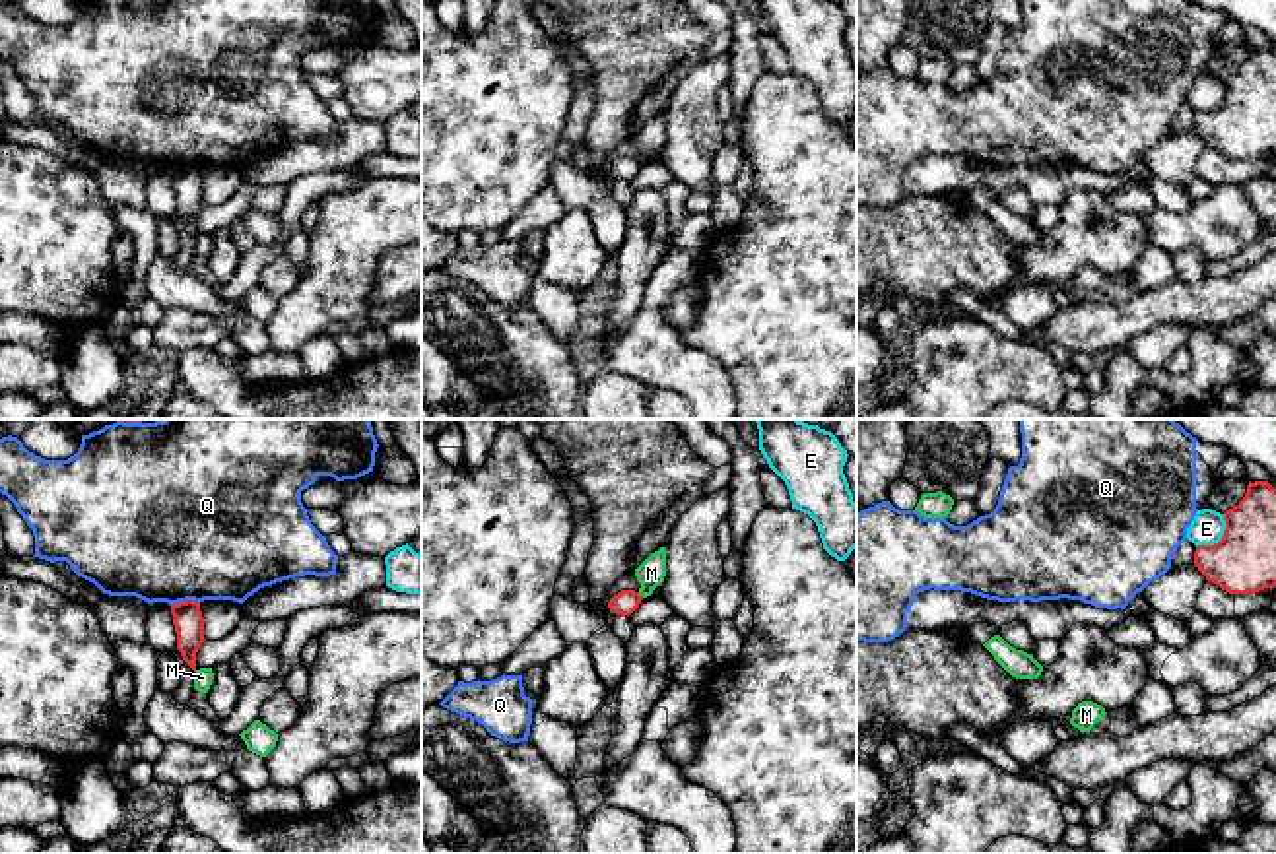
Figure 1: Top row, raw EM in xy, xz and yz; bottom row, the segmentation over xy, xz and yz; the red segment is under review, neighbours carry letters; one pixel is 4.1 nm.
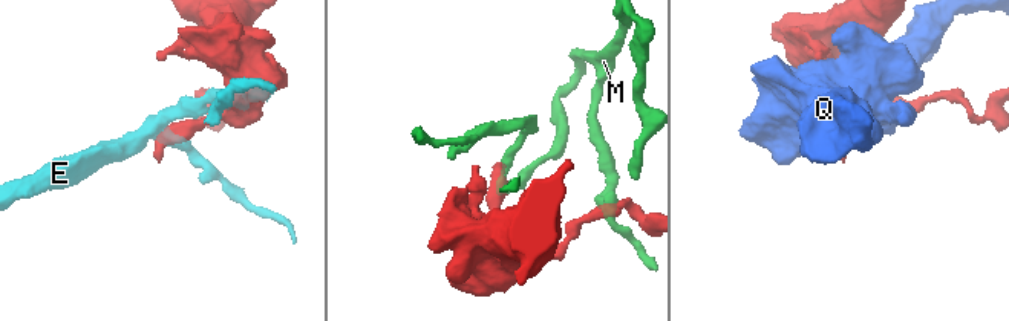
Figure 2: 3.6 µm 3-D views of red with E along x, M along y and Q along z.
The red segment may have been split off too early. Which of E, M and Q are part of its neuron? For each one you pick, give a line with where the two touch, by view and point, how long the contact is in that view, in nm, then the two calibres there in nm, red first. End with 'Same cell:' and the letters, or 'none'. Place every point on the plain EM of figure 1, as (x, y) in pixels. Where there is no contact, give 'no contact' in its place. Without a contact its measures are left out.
Same cell: none

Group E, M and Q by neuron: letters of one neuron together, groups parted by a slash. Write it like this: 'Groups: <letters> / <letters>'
Groups: E / M / Q

